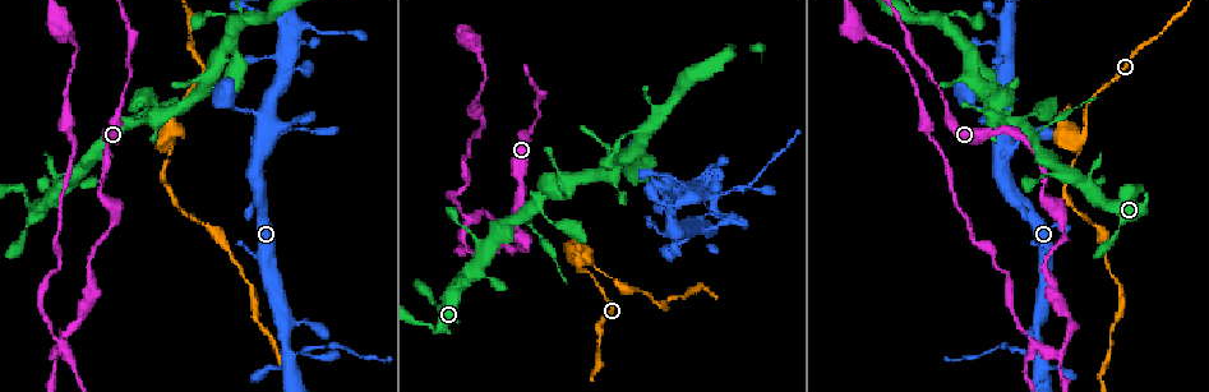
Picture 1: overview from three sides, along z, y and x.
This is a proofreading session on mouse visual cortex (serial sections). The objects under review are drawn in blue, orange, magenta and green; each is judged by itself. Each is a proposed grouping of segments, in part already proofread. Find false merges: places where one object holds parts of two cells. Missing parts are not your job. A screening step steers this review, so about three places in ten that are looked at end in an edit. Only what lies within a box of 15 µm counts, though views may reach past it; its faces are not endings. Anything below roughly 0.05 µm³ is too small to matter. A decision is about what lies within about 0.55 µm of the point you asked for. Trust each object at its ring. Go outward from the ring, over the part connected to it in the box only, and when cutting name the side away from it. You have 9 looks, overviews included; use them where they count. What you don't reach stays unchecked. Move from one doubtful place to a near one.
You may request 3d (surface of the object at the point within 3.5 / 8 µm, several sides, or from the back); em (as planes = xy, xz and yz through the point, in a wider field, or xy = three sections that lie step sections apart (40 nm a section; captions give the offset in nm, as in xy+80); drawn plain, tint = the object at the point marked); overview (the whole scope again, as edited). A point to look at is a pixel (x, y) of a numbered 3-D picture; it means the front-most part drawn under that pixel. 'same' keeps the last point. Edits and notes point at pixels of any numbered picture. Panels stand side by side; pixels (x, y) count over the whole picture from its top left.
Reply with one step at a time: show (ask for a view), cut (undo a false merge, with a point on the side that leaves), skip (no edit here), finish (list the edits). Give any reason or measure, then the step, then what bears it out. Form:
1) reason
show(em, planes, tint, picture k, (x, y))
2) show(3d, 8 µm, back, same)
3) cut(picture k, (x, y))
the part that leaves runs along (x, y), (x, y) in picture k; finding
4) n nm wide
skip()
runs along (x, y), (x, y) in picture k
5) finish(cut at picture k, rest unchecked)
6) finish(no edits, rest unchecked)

a narrow waist
show(3d, 3.5 µm, picture 1, (1064, 353))

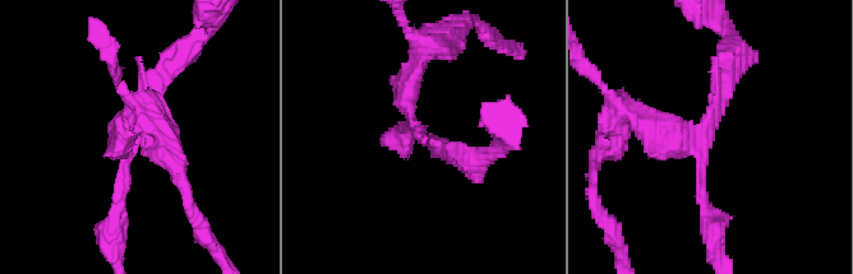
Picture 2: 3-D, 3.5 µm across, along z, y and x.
show(em, xy, step 2, tint, picture 2, (701, 133))

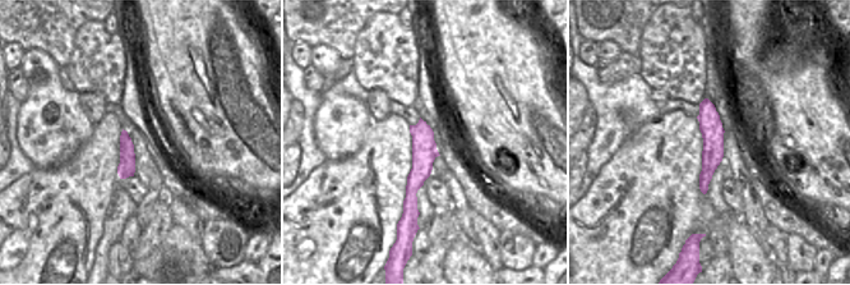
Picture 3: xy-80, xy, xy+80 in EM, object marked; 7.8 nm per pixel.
3 arms
cut(picture 2, (653, 152))
the part that leaves runs along (695, 133), (645, 125), (603, 86) in picture 2; two cells meet here

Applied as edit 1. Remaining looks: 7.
narrows sharply
show(3d, 3.5 µm, picture 1, (1042, 131))

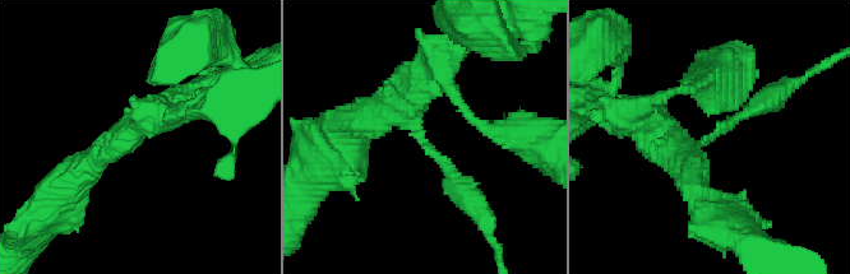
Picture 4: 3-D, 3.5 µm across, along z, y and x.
arms of 250, 400 nm
show(em, xy, step 3, tint, picture 4, (717, 134))

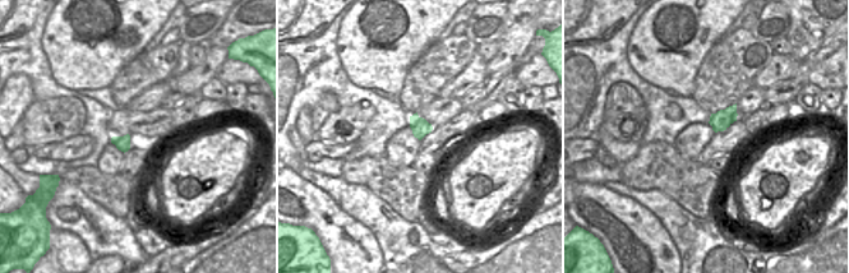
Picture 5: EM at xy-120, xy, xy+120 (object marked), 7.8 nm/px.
skip()
runs along (366, 121), (410, 124), (472, 203) in picture 4; continuous, no second cell

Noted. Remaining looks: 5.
sharp bend
show(3d, 3.5 µm, picture 1, (577, 259))

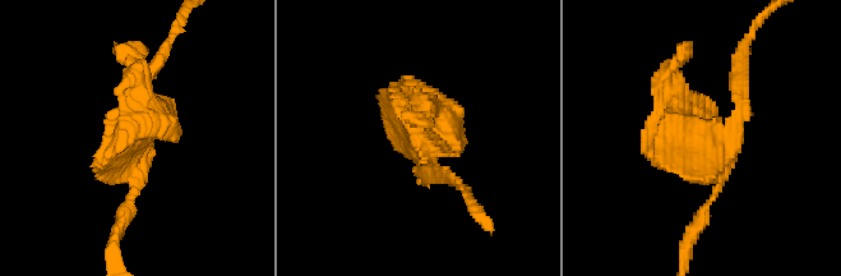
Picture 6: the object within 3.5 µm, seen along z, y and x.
show(em, planes, tint, picture 6, (426, 140))

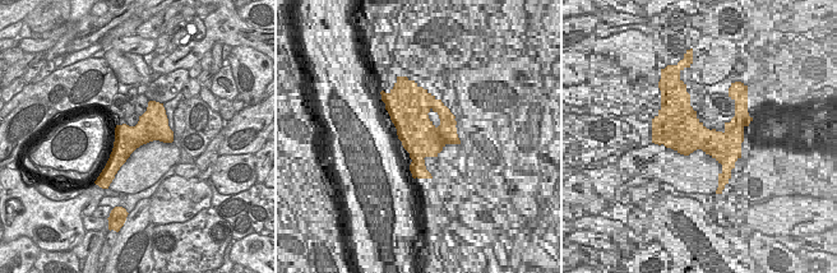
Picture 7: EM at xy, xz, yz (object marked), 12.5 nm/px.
show(em, xy, step 1, tint, same)

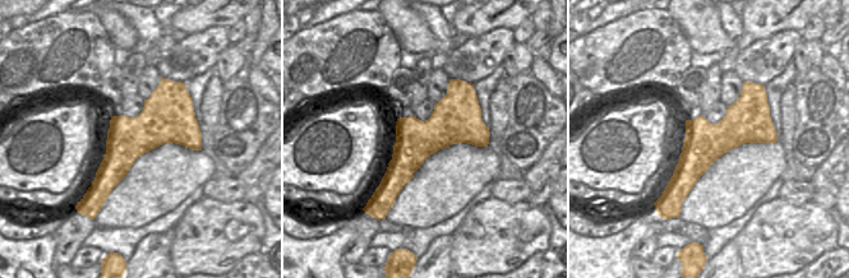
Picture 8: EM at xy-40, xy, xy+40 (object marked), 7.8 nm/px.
340 nm wide
skip()
runs along (465, 87), (386, 194) in picture 8; one cell here

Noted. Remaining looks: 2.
sudden change in width
show(3d, 3.5 µm, picture 1, (1039, 356))

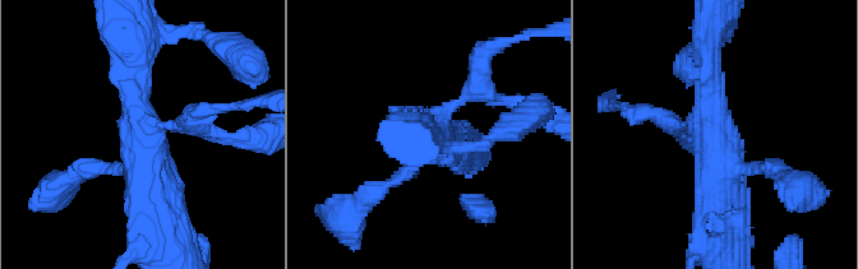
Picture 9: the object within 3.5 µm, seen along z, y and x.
shape alone is not enough
show(em, xy, step 5, tint, picture 9, (141, 119))

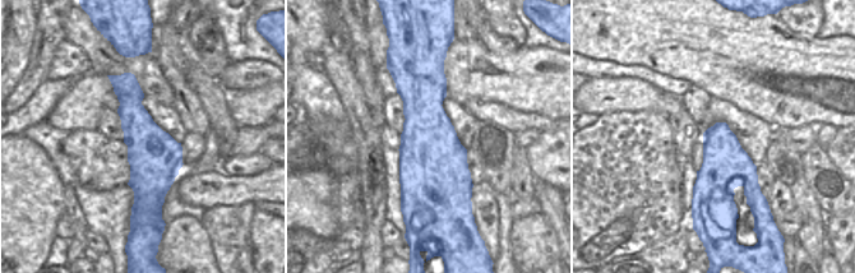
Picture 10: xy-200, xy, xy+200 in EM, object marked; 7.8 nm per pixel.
cut(picture 9, (635, 120))
the part that leaves runs along (677, 125), (612, 102) in picture 9; a second cell is stuck on

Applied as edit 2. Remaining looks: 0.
finish(cut at picture 2, cut at picture 9, rest unchecked)

